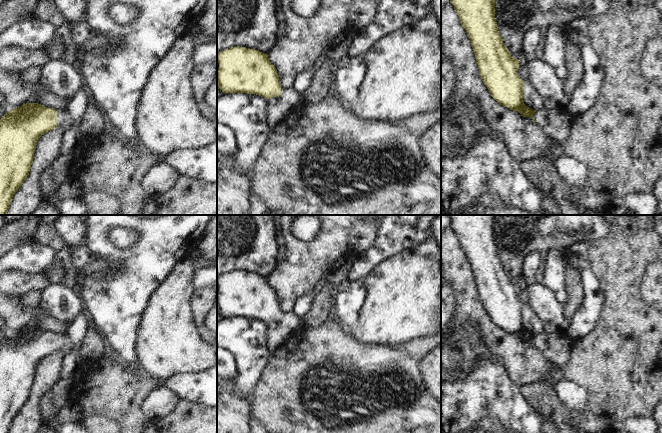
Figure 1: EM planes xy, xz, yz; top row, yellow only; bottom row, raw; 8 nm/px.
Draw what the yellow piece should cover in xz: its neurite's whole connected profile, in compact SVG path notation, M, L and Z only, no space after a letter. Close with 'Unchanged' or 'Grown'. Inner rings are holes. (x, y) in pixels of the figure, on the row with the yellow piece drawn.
M232 47L217 54L219 70L217 85L226 93L248 93L263 97L266 101L266 120L269 127L279 124L299 102L299 93L293 87L282 87L276 67L270 62L268 55L246 47Z. Grown.

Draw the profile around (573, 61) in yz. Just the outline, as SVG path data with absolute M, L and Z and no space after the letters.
M569 24L562 26L561 30L567 38L565 41L565 67L568 71L568 75L563 82L563 91L566 96L570 98L583 78L584 65L579 46L568 38L570 34Z

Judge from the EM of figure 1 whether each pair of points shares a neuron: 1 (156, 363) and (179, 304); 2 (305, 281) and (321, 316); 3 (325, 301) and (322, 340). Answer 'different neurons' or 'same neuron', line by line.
1: same neuron
2: different neurons
3: different neurons

